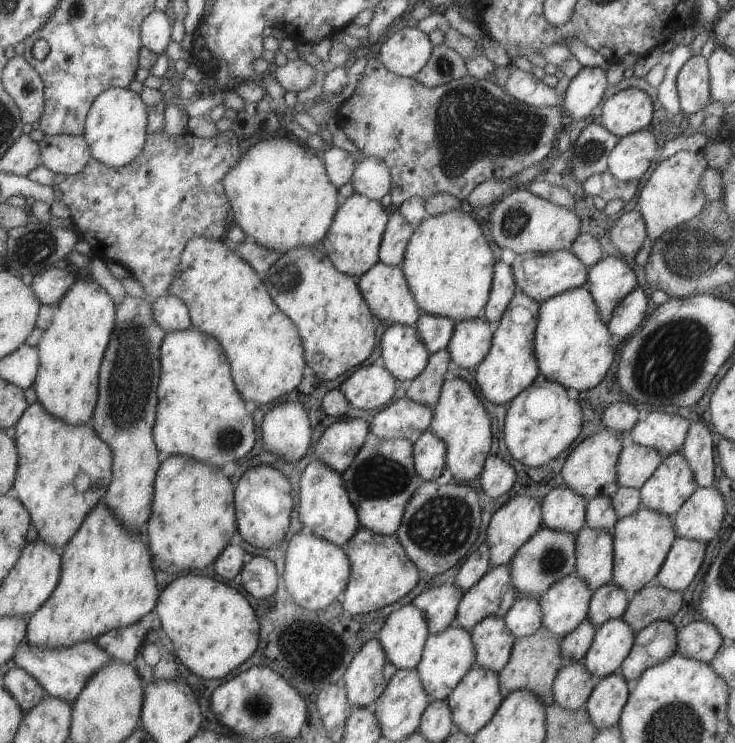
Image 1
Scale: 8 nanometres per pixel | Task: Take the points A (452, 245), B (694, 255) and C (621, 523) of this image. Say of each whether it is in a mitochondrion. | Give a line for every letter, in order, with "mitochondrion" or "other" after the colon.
A: other
B: mitochondrion
C: other

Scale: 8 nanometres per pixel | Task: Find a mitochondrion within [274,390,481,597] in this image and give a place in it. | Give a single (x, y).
(442, 525)

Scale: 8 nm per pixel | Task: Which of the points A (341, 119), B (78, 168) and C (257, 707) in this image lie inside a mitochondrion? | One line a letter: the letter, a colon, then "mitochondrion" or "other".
A: other
B: other
C: mitochondrion

